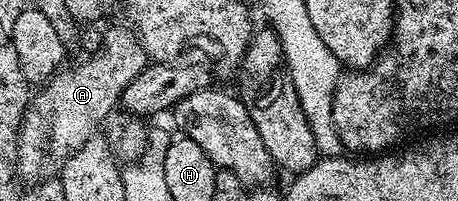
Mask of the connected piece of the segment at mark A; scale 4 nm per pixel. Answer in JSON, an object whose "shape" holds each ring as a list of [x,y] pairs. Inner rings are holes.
{"shape":[[[116,26],[113,30],[105,29],[98,49],[91,56],[85,57],[85,62],[80,63],[73,70],[61,69],[53,74],[46,84],[37,89],[40,90],[37,94],[35,91],[34,97],[28,103],[28,110],[24,113],[24,126],[27,128],[20,133],[20,161],[18,166],[23,177],[25,174],[28,178],[34,178],[32,180],[39,179],[41,177],[39,174],[48,166],[48,154],[52,158],[64,160],[75,150],[80,150],[82,144],[86,144],[86,140],[93,137],[94,131],[97,131],[94,129],[99,126],[100,122],[107,120],[108,113],[114,108],[117,109],[126,84],[130,84],[130,80],[134,80],[134,76],[138,76],[138,72],[142,72],[150,65],[148,53],[145,52],[140,39],[131,29],[121,26]]]}

